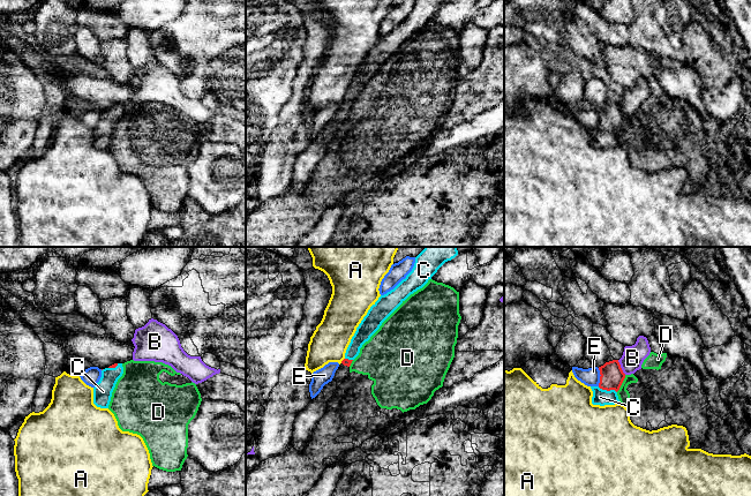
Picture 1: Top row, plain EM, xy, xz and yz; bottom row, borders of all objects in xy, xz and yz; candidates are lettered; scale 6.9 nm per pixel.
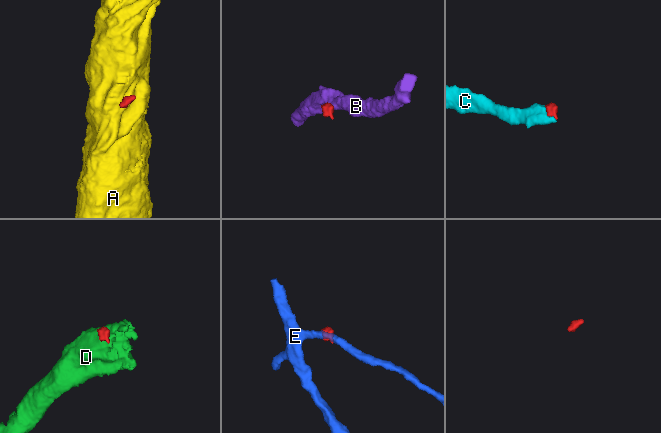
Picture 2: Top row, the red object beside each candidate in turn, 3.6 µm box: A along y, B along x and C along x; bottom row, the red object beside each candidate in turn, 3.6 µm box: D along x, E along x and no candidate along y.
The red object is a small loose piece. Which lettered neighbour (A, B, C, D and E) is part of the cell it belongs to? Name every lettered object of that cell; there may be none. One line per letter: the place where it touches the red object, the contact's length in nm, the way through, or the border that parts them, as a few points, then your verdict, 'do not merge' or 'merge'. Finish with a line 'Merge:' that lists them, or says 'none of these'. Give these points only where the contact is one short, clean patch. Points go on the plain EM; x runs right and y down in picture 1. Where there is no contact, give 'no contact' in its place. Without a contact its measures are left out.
A: xz (343, 102) | 50 nm | along xz (344, 99), (340, 104) | do not merge
B: yz (620, 109) | 120 nm | along yz (617, 102), (625, 115) | do not merge
C: yz (607, 132) | 140 nm | across yz (611, 119), (607, 132), (600, 138) | merge
D: yz (622, 124) | 140 nm | along yz (625, 117), (616, 133) | do not merge
E: yz (600, 119) | 130 nm | along yz (598, 110), (600, 117), (599, 127) | do not merge
Merge: C

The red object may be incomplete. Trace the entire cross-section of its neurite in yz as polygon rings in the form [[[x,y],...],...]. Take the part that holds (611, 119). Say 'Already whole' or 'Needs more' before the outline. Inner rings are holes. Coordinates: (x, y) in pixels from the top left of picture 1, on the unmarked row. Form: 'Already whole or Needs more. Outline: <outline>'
Needs more. Outline: [[[618,102],[606,104],[599,108],[599,112],[600,125],[598,128],[591,128],[593,133],[592,145],[600,148],[618,145],[617,133],[625,120]]]

